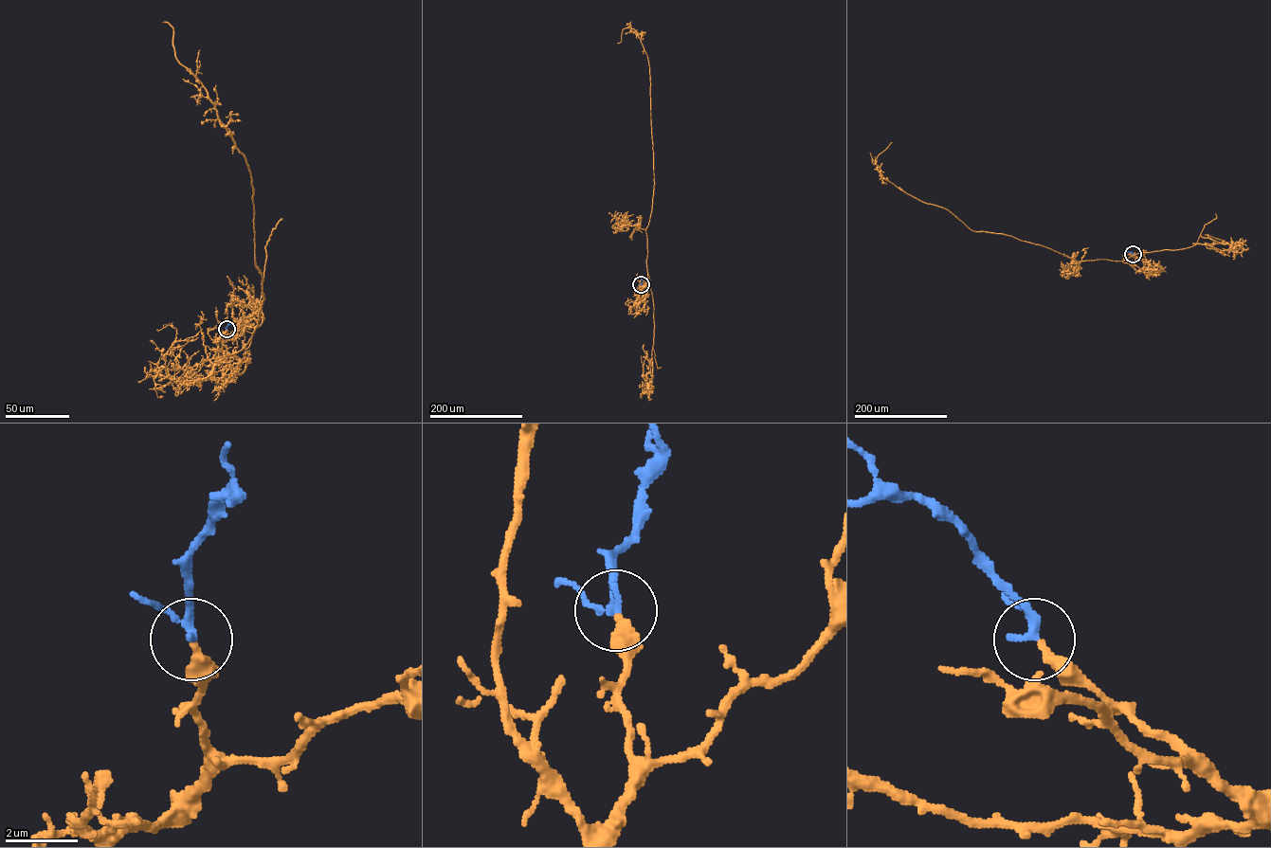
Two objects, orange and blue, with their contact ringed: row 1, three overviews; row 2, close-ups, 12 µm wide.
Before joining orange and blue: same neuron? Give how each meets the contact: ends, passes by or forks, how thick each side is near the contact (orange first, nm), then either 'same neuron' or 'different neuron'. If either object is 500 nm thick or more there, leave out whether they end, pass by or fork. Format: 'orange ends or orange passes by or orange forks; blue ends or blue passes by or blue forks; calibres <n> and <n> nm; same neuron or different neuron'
orange ends; blue passes by; calibres 280 and 200 nm; same neuron

